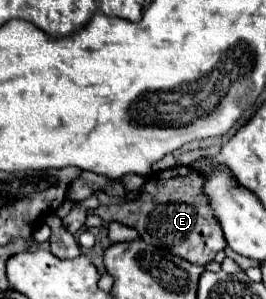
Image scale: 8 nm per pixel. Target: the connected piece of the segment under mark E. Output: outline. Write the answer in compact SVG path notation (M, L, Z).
M176 165L172 169L154 173L136 201L100 205L92 213L104 221L118 221L134 227L144 243L162 247L196 265L210 263L214 255L226 247L222 227L214 217L208 197L204 197L204 175L192 167Z

